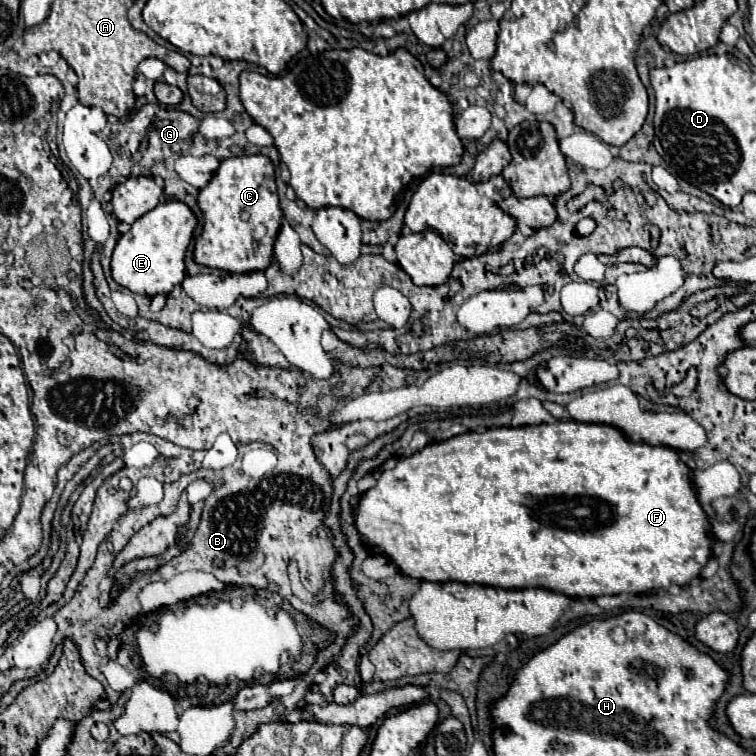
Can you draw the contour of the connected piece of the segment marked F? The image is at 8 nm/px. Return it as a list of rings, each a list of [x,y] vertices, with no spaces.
[[[555,421],[555,423],[541,423],[541,425],[525,425],[525,427],[491,427],[483,433],[475,433],[475,431],[467,431],[461,435],[455,435],[451,439],[439,441],[439,443],[429,443],[427,447],[423,447],[421,451],[403,457],[397,461],[397,465],[393,469],[385,469],[381,473],[381,477],[377,479],[377,485],[371,487],[369,491],[365,491],[359,499],[357,511],[355,511],[355,527],[359,531],[359,535],[371,545],[381,549],[389,561],[393,565],[399,567],[399,573],[419,579],[419,581],[435,581],[435,583],[443,583],[443,581],[461,581],[461,583],[479,583],[479,585],[489,585],[489,587],[501,587],[501,589],[527,589],[527,587],[543,587],[543,589],[551,589],[555,593],[567,595],[567,597],[599,597],[599,595],[617,595],[617,593],[645,593],[645,591],[661,591],[667,589],[671,583],[677,585],[687,585],[691,579],[695,579],[699,575],[699,571],[707,565],[709,557],[711,557],[711,537],[709,537],[709,523],[707,523],[707,515],[693,491],[691,485],[691,469],[679,459],[679,453],[669,449],[669,447],[653,447],[647,443],[633,443],[633,441],[625,441],[625,437],[619,433],[619,429],[611,427],[611,425],[585,425],[579,421]]]

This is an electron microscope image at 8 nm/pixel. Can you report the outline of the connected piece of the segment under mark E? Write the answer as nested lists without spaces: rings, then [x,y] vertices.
[[[177,199],[161,201],[153,211],[139,217],[131,229],[121,235],[111,257],[113,279],[131,293],[155,297],[169,293],[185,277],[185,253],[197,227],[195,213]]]

